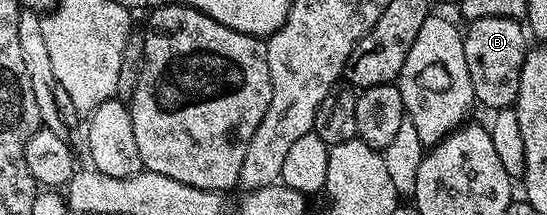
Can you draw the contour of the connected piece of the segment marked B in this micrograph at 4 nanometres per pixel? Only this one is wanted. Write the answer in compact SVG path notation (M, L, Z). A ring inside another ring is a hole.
M504 17L477 19L466 28L463 33L465 63L469 67L476 102L490 111L512 108L519 90L519 76L529 52L528 30L519 21Z

